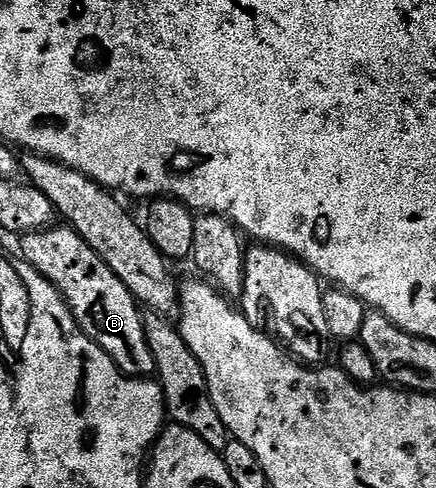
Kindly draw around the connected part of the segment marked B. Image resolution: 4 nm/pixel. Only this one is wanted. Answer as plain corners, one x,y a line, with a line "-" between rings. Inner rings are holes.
65,223
55,224
38,233
27,233
21,241
21,260
36,267
36,271
40,271
44,279
51,281
61,291
62,297
66,300
66,306
72,311
78,326
118,364
118,368
126,376
149,378
155,372
154,353
150,349
150,340
147,339
144,331
142,322
144,313
134,296
128,291
128,287
124,287
120,279
116,279
116,271
112,271
112,267
108,267
108,263
104,263
104,259
100,259
100,255
96,255
96,251
92,251
88,243
84,243
82,236

